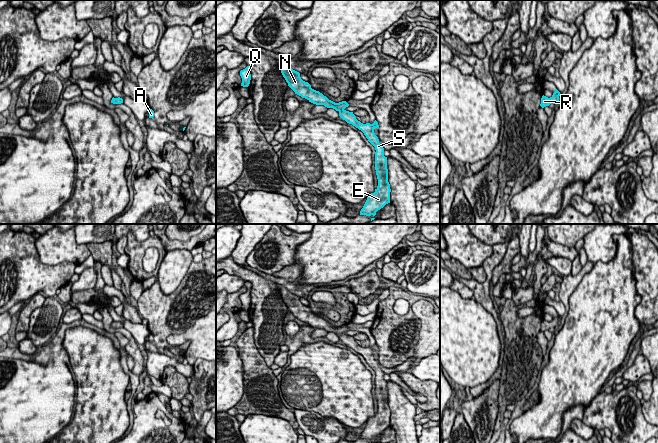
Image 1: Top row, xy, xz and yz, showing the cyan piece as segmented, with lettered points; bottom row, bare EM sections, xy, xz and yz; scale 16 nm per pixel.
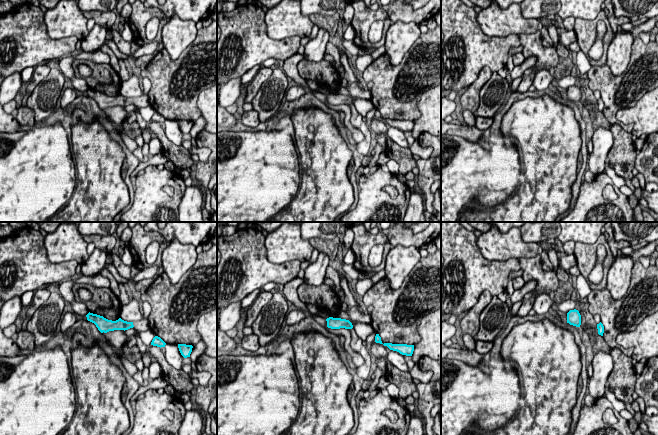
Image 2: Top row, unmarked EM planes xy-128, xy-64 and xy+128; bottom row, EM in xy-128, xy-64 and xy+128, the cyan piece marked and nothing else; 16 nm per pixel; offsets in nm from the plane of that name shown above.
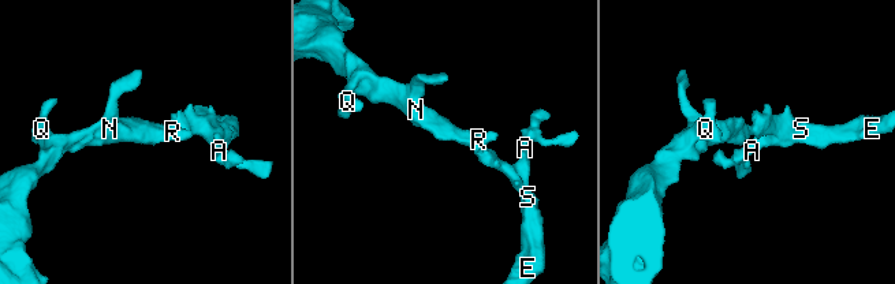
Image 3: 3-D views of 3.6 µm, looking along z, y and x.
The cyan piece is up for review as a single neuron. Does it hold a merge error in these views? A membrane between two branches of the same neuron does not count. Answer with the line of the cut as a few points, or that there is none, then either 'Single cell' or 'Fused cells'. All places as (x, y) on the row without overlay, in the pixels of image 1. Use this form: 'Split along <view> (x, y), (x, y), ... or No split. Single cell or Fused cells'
No split. Single cell

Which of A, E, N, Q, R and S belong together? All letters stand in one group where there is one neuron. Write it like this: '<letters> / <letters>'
A E N Q R S

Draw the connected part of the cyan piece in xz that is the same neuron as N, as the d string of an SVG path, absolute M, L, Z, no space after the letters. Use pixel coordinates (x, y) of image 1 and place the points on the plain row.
M285 287L279 288L279 292L288 310L295 318L307 323L316 329L324 329L327 332L333 332L339 336L339 340L347 347L352 348L361 354L368 365L375 371L375 394L378 403L378 410L374 417L368 419L367 424L360 435L360 439L375 440L376 436L390 427L390 408L388 406L387 381L384 380L384 372L379 367L378 361L374 357L375 352L379 352L378 346L375 344L373 348L363 348L356 343L353 336L346 335L349 330L346 325L335 327L329 324L319 315L311 312L308 306L301 303L300 297L290 292Z

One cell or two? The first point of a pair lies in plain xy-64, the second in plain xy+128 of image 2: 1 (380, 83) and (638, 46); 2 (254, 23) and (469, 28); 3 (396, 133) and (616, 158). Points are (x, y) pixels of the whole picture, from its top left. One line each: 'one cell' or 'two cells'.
1: one cell
2: one cell
3: two cells

